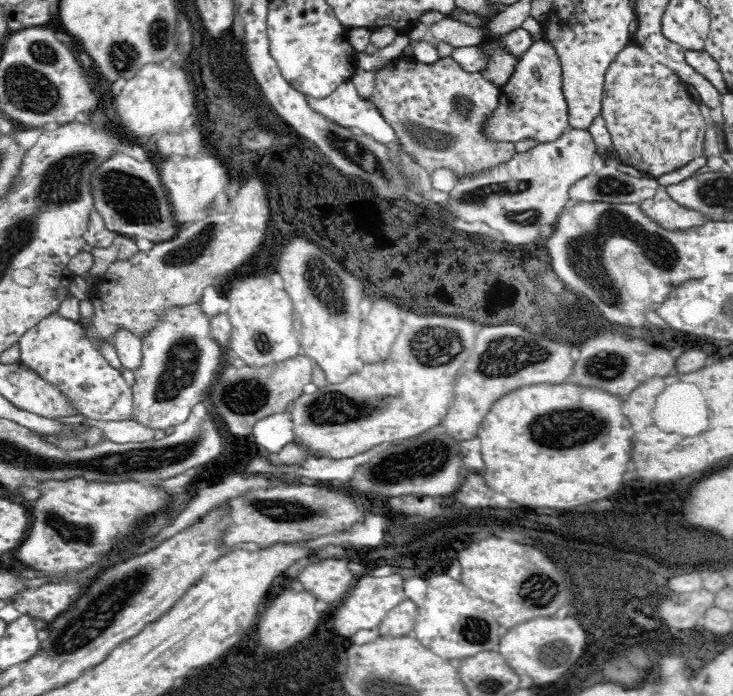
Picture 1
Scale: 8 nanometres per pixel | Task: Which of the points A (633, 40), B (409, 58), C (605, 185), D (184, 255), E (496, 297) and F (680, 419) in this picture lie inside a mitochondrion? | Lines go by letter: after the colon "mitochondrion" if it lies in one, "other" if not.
A: other
B: other
C: mitochondrion
D: mitochondrion
E: other
F: other

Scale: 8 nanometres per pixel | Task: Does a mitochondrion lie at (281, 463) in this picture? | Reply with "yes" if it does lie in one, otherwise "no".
no

